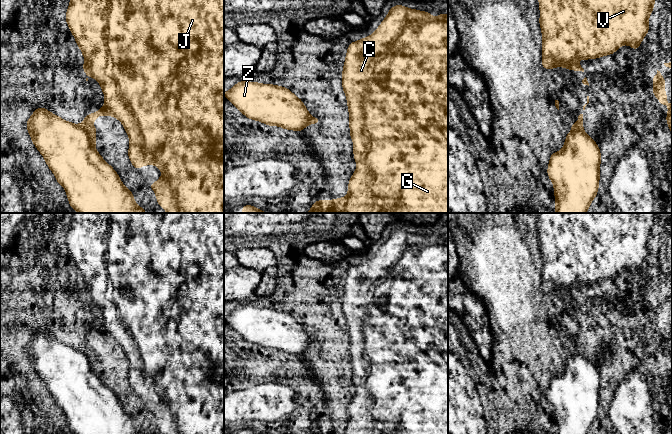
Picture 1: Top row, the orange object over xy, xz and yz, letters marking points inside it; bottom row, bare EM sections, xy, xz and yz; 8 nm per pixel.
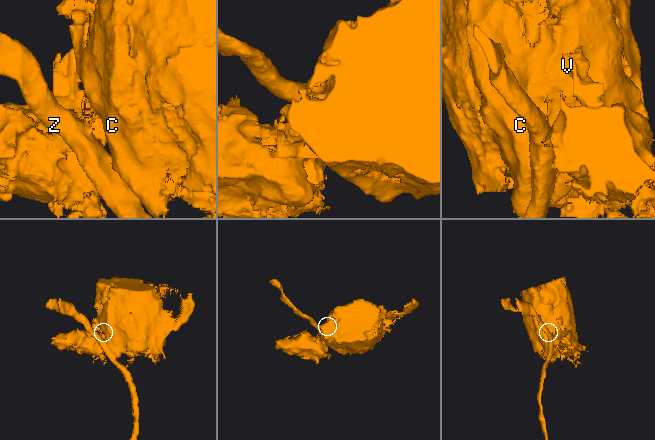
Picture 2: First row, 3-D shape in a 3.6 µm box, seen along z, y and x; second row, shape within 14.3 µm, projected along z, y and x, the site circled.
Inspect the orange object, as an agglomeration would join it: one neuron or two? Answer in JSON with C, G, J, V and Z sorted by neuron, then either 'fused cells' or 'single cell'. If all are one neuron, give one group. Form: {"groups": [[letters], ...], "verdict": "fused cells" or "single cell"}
{"groups": [["C", "G", "J", "V"], ["Z"]], "verdict": "fused cells"}

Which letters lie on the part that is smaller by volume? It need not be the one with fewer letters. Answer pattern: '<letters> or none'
Z

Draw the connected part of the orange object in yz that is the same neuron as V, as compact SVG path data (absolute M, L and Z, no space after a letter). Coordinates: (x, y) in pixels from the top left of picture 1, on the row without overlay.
M540 213L537 218L543 263L542 291L550 294L562 290L584 296L577 285L578 282L585 285L614 278L625 268L637 274L649 256L648 244L655 229L655 215L656 213Z

